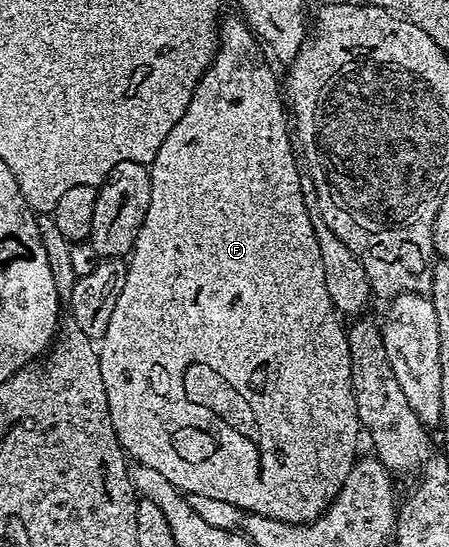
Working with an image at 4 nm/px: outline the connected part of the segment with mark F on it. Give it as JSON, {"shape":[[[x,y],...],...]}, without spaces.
{"shape":[[[239,17],[226,19],[221,23],[221,38],[215,58],[201,77],[189,101],[189,109],[185,109],[181,121],[169,129],[169,137],[161,141],[161,149],[157,149],[157,157],[149,165],[149,213],[145,213],[135,248],[126,260],[125,285],[121,285],[117,305],[113,305],[109,329],[105,329],[97,347],[101,381],[105,381],[117,441],[136,464],[157,469],[157,473],[187,495],[229,501],[229,505],[238,507],[240,512],[264,515],[281,522],[311,523],[335,500],[343,487],[343,479],[349,477],[353,462],[351,447],[358,445],[359,435],[361,439],[351,384],[349,341],[345,323],[342,323],[344,320],[325,287],[318,239],[314,236],[312,222],[302,200],[301,163],[295,157],[280,80],[278,83],[274,73],[259,60],[260,44],[244,20]]]}

